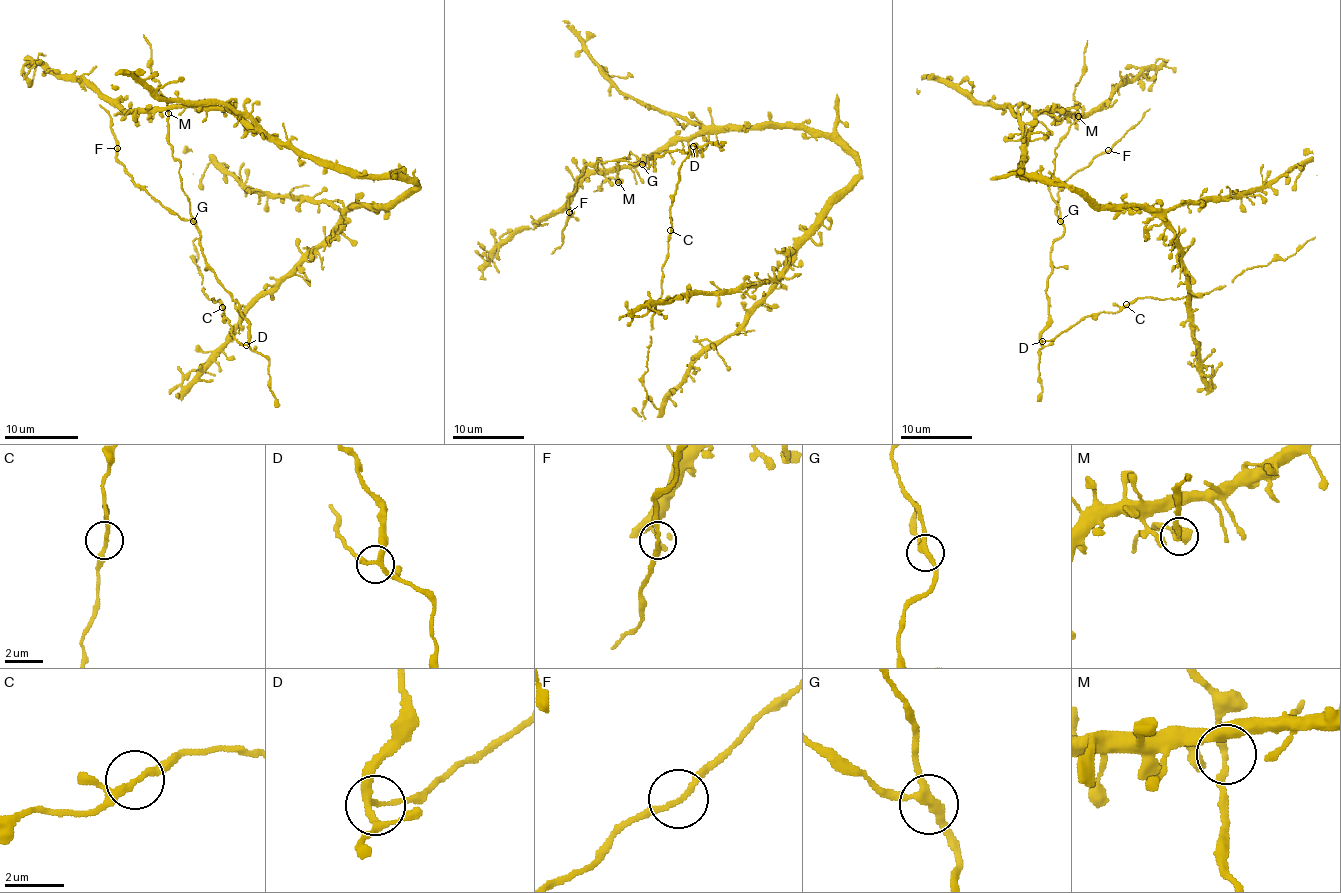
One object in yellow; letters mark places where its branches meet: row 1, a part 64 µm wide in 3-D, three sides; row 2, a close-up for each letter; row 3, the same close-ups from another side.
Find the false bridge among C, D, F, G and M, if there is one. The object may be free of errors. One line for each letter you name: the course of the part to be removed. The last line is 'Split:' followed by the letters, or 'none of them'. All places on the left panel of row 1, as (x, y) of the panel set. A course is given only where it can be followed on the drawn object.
Split: none of them

